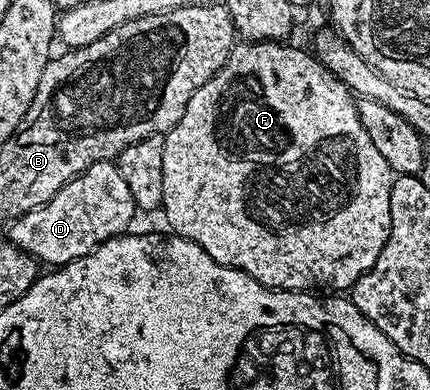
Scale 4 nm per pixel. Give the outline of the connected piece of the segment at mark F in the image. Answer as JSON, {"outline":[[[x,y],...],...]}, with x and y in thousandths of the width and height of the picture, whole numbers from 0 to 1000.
{"outline":[[[600,105],[558,110],[542,123],[526,162],[433,264],[423,305],[398,341],[381,351],[377,387],[377,549],[412,608],[449,618],[488,664],[560,690],[623,741],[716,746],[723,731],[756,731],[763,746],[809,746],[842,703],[879,664],[898,613],[907,603],[907,490],[916,446],[888,408],[879,377],[860,367],[851,326],[833,305],[828,259],[807,223],[760,177],[723,133],[686,126],[677,110]]]}

